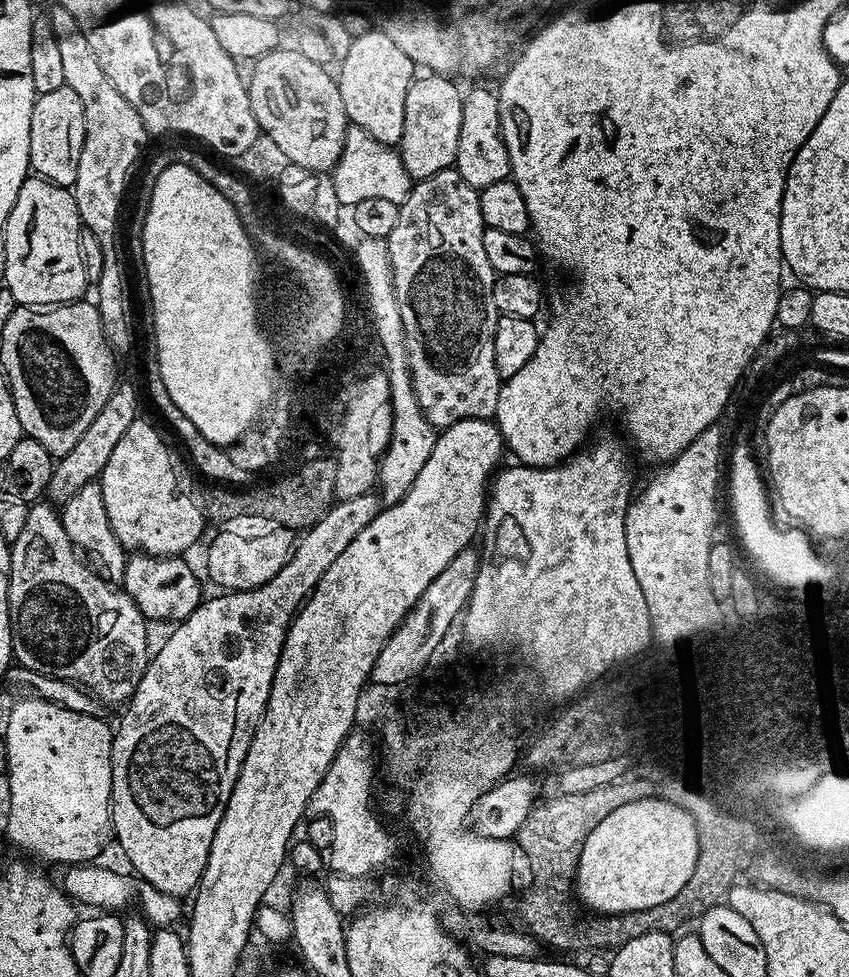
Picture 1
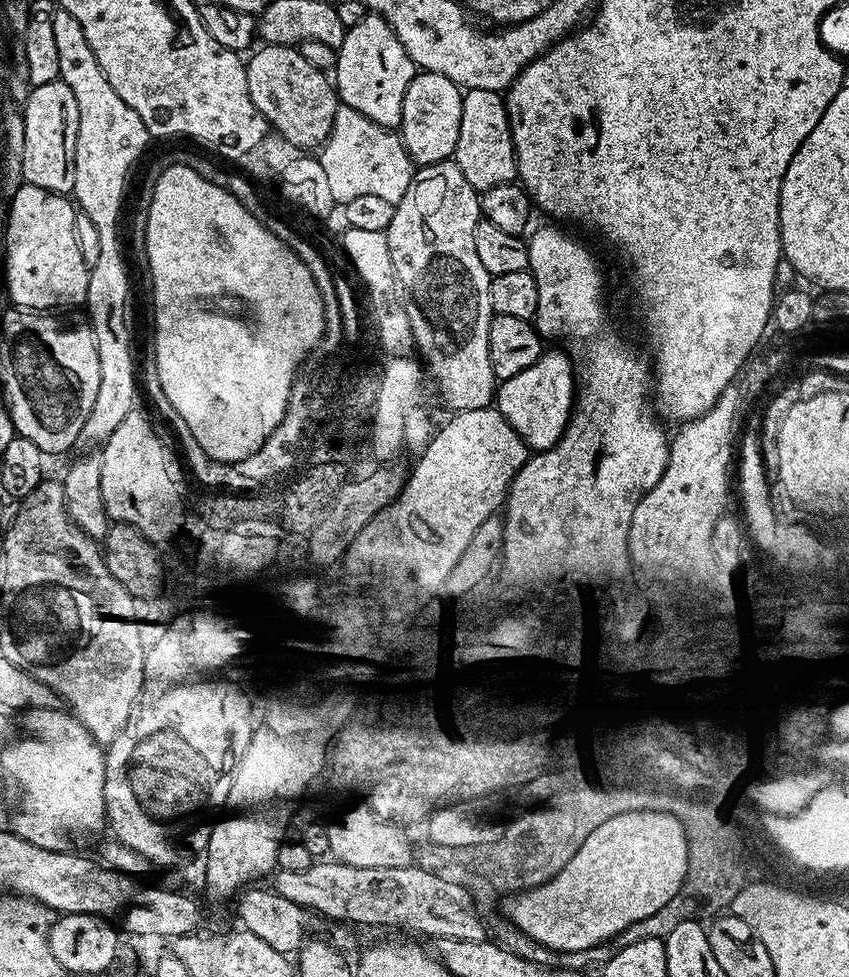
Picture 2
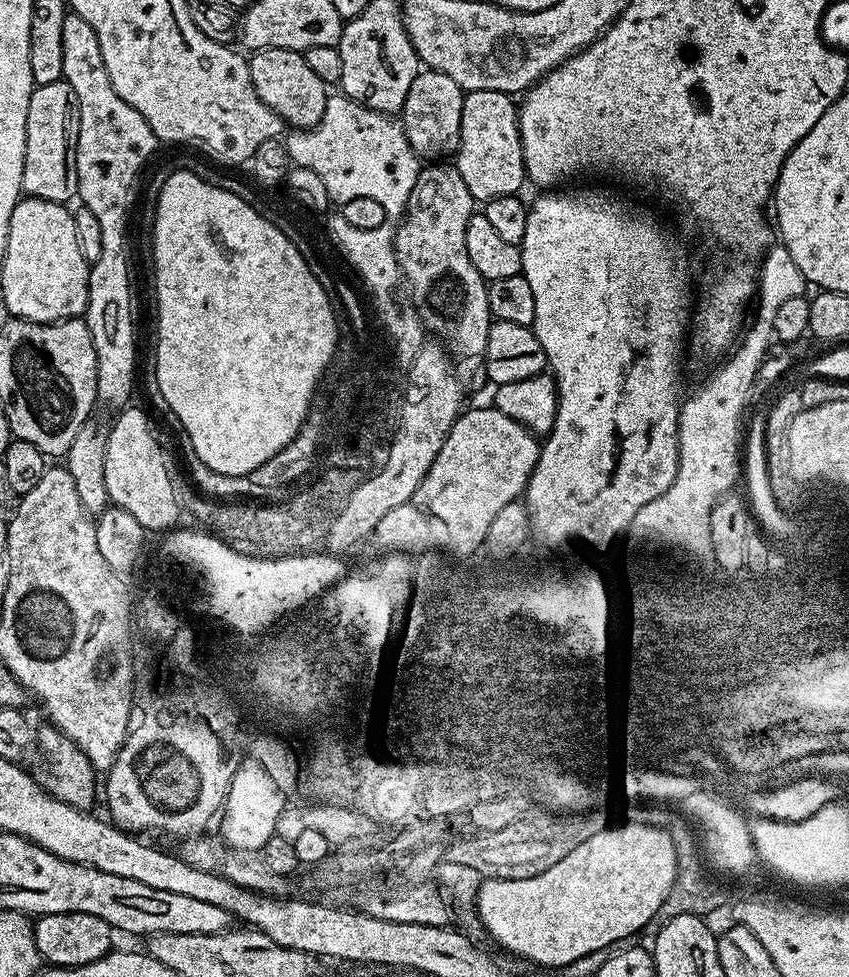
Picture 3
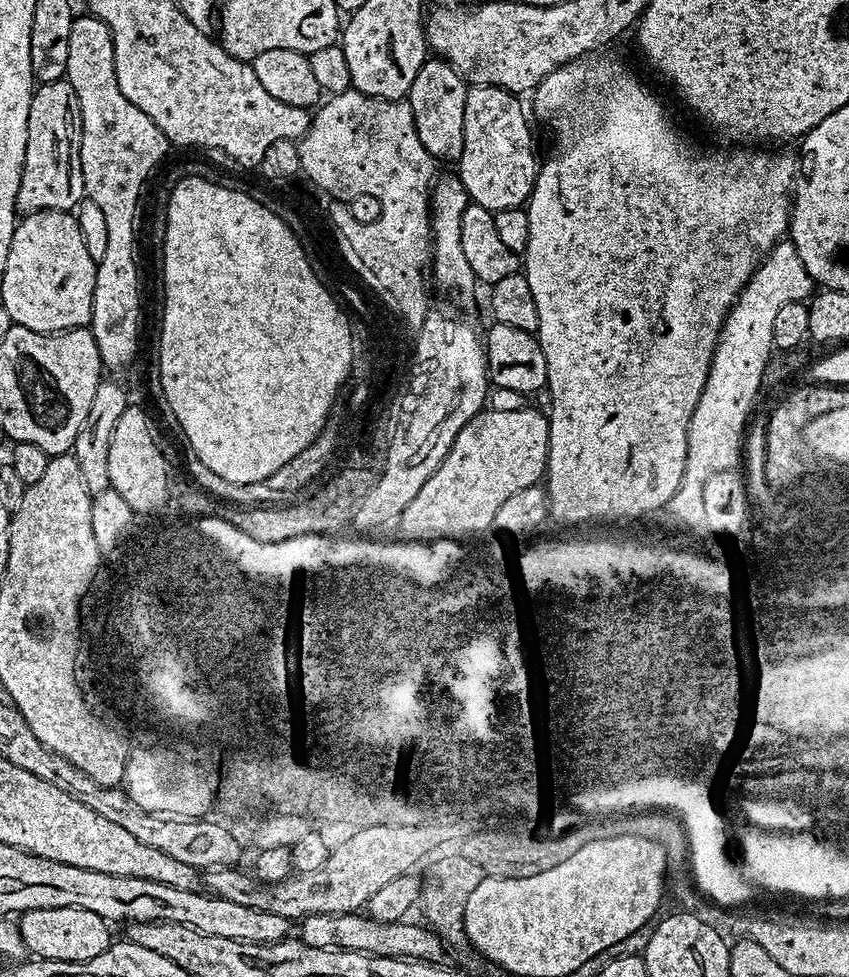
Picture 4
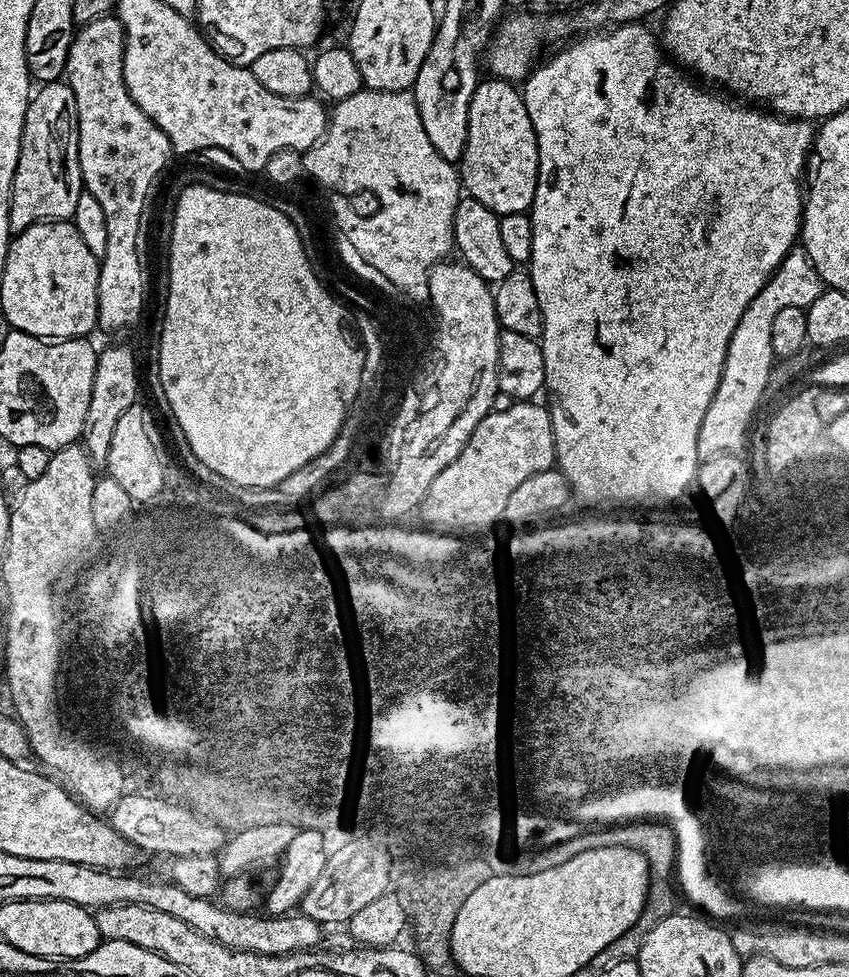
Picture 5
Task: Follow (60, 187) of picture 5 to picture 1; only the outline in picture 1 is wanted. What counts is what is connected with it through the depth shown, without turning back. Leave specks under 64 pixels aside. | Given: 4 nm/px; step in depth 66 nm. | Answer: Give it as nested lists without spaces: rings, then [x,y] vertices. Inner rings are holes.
[[[67,86],[50,90],[50,94],[39,94],[34,102],[34,114],[30,114],[30,158],[31,171],[43,180],[71,189],[78,178],[78,158],[82,158],[82,142],[86,138],[86,125],[82,114],[82,101],[78,94]]]

